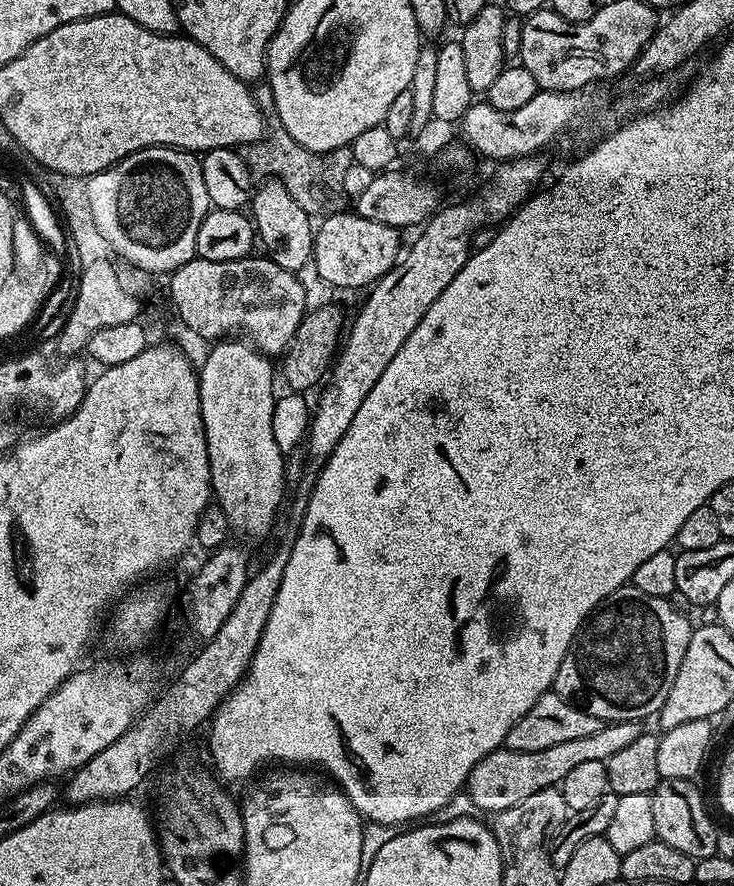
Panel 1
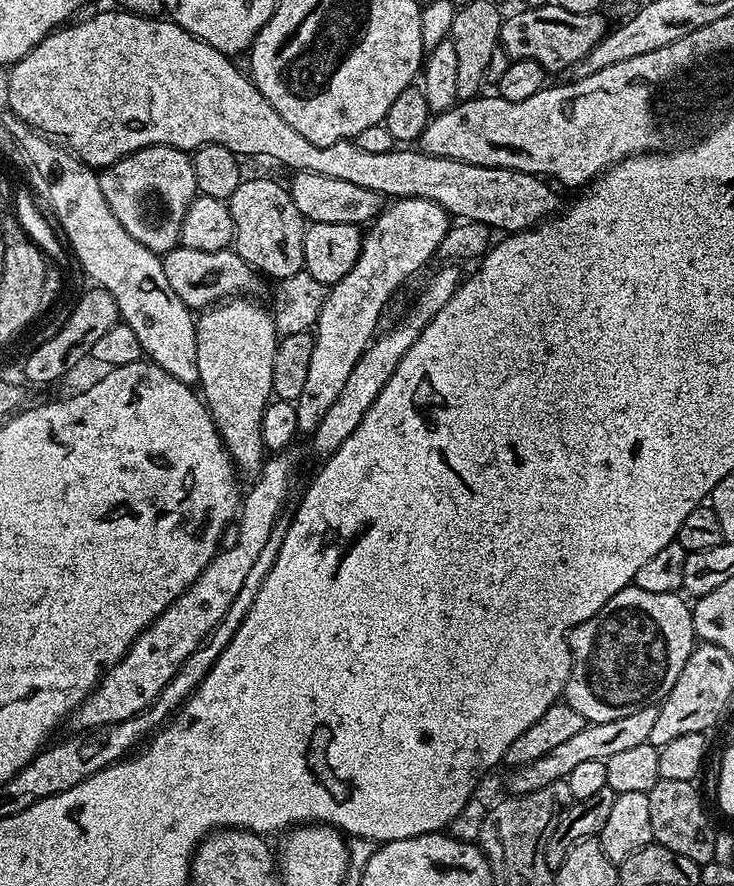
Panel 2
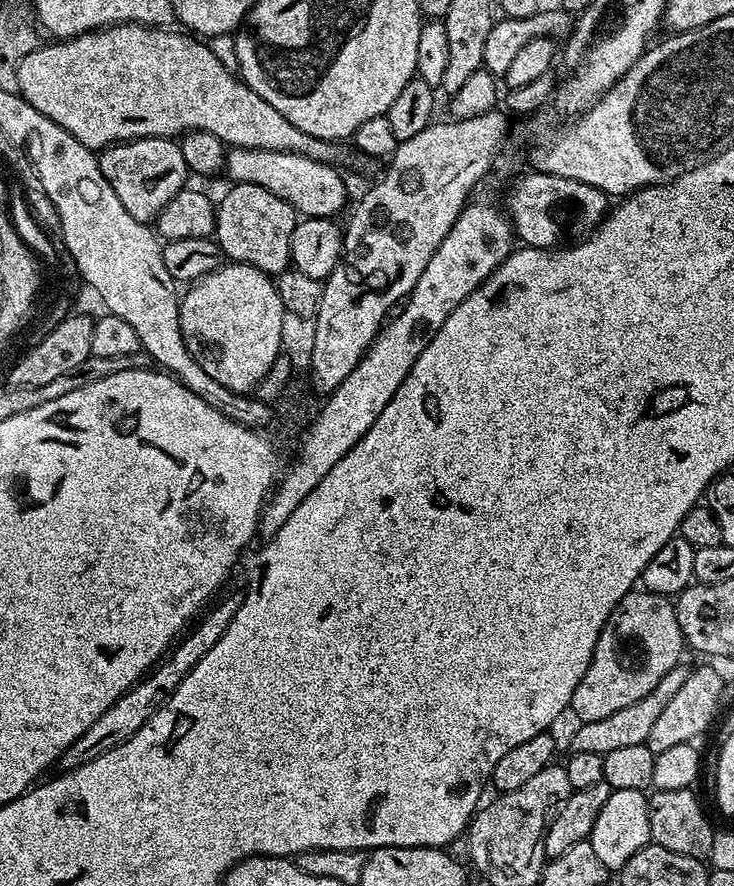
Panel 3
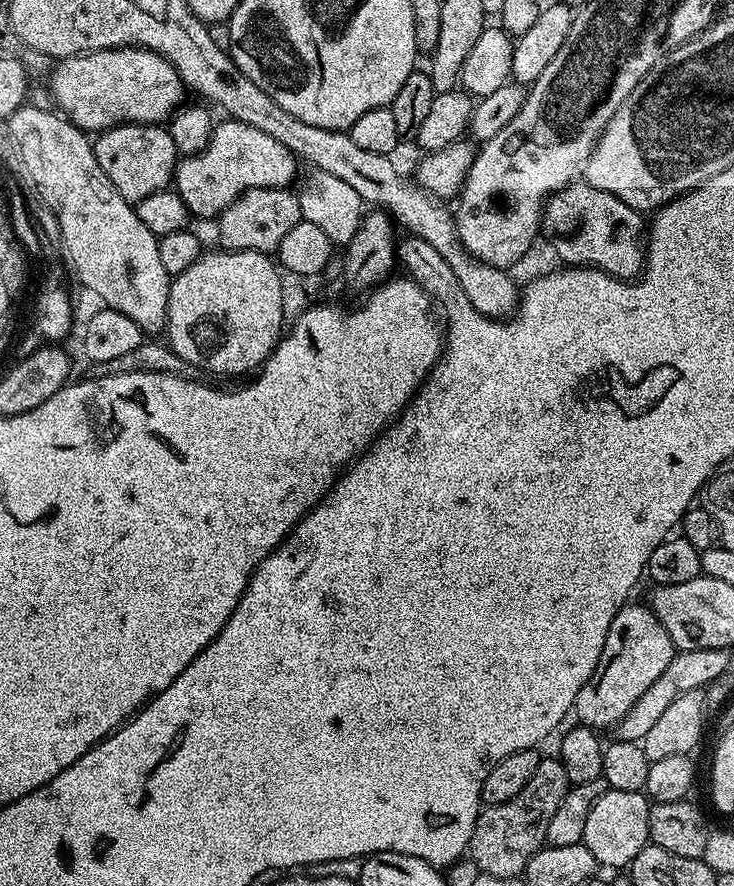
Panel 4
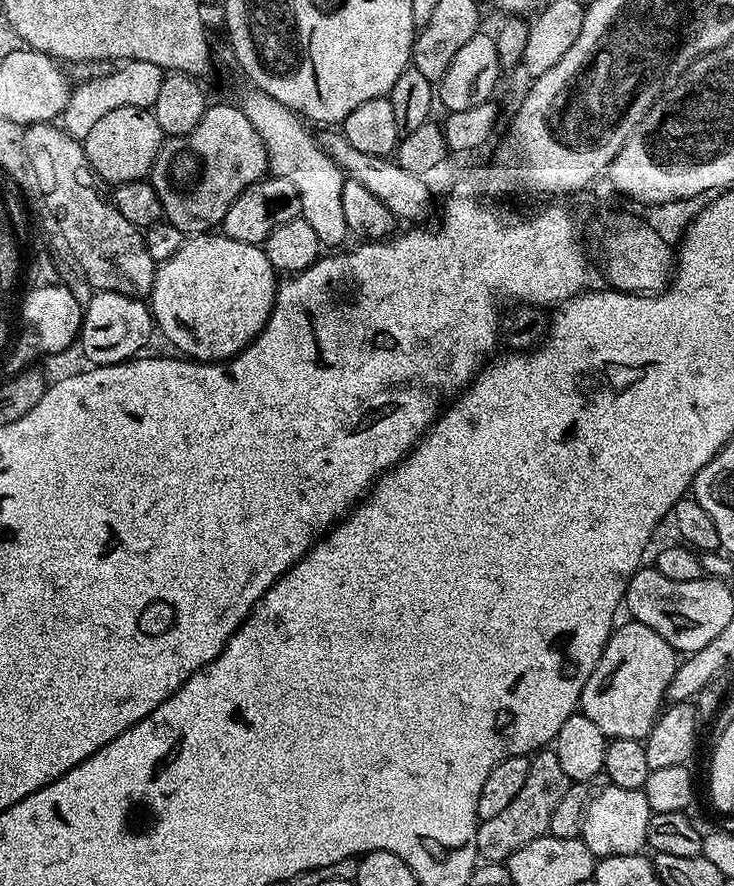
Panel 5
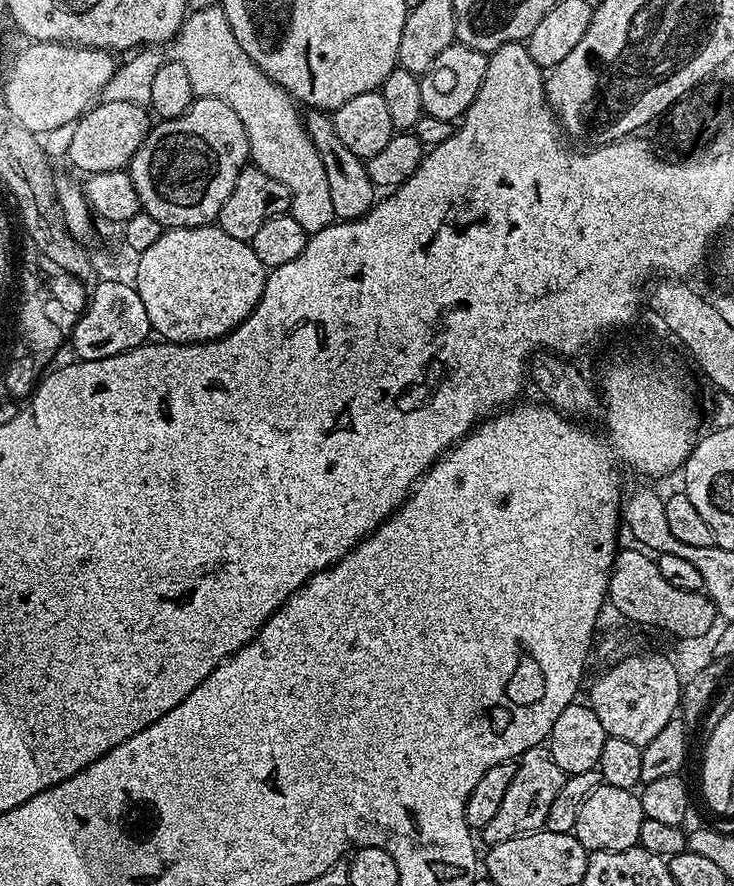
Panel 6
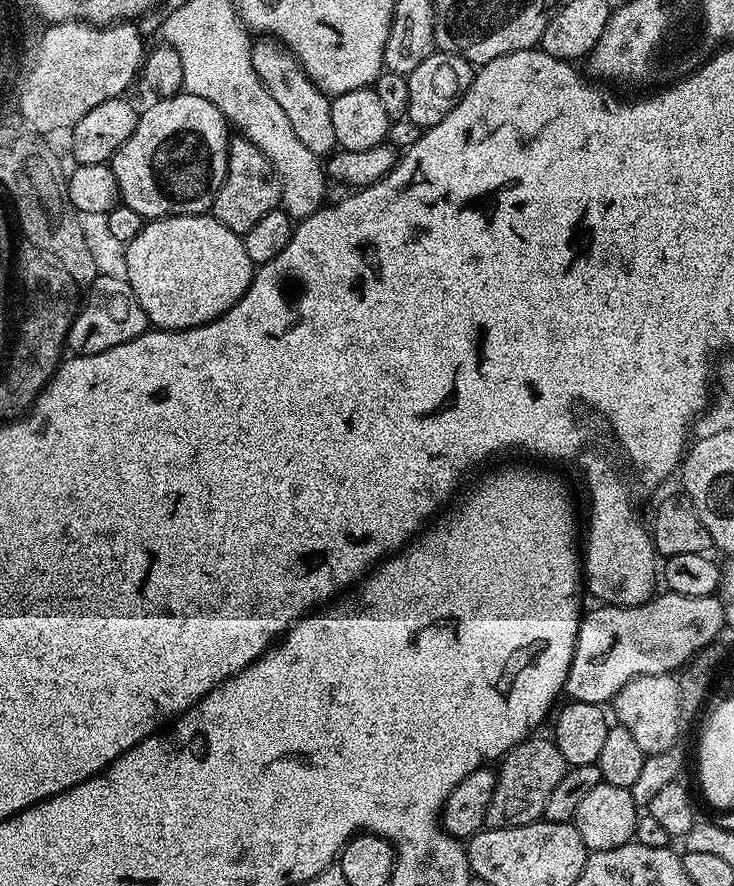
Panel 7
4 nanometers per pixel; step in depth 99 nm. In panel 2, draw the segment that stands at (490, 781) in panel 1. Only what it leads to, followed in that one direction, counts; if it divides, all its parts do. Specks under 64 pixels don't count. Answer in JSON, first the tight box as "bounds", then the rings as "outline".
{"bounds":[507,706,658,796],"outline":[[[645,706],[642,710],[634,710],[634,714],[626,714],[626,718],[614,718],[614,722],[585,723],[584,728],[578,730],[578,734],[574,734],[567,742],[554,746],[554,750],[546,750],[542,758],[525,764],[523,768],[515,769],[508,780],[507,791],[511,795],[521,796],[530,794],[534,790],[542,790],[542,786],[550,786],[550,782],[567,780],[570,770],[574,770],[581,762],[606,761],[614,758],[614,754],[633,746],[647,744],[656,719],[658,719],[658,707]]]}

